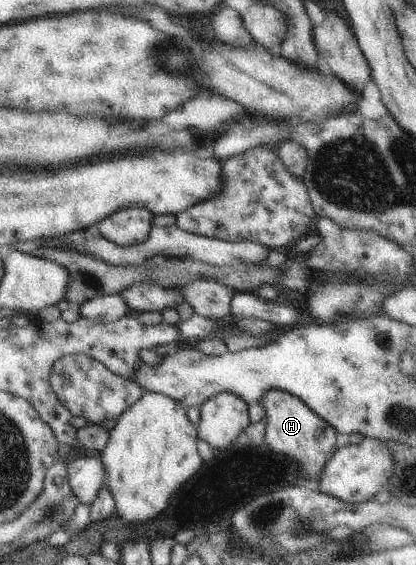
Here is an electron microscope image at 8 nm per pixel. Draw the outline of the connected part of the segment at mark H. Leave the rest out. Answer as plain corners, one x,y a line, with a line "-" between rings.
269,389
263,395
260,404
265,409
267,417
264,442
269,445
271,451
281,453
281,455
293,459
299,465
301,475
305,477
305,481
310,483
308,486
315,486
319,479
321,479
321,475
323,475
326,463
340,448
343,439
337,434
332,425
328,425
319,415
313,413
303,401
293,397
287,391

